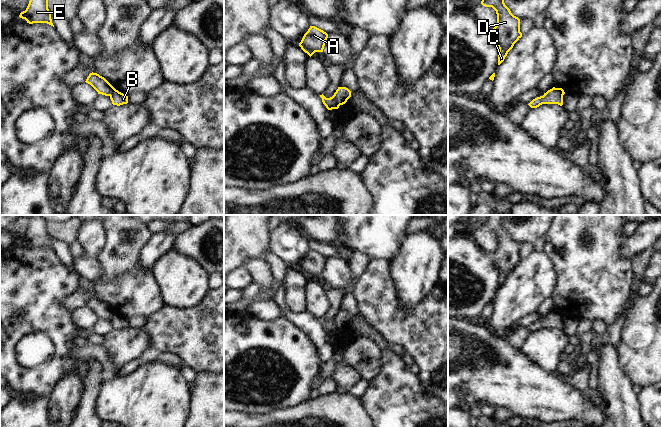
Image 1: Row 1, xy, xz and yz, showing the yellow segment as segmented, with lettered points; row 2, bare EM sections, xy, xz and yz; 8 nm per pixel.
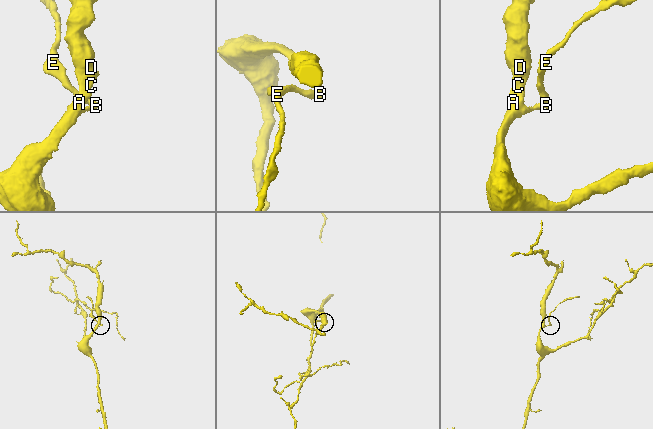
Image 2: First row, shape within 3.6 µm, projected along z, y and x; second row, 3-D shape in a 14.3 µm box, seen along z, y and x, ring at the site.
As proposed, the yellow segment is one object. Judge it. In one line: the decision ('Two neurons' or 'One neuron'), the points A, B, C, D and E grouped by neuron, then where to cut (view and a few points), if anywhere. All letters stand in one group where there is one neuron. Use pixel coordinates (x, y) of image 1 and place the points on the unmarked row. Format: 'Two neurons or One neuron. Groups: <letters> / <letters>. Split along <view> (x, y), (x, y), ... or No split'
Two neurons. Groups: A B C D / E. Split along xz (333, 319), (339, 329).

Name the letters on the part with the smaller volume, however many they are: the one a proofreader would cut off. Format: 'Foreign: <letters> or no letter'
Foreign: E

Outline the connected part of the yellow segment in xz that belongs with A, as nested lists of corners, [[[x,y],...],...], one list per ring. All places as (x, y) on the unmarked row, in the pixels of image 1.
[[[310,250],[299,270],[311,281],[315,276],[323,276],[327,262],[328,258],[326,256],[315,250]]]

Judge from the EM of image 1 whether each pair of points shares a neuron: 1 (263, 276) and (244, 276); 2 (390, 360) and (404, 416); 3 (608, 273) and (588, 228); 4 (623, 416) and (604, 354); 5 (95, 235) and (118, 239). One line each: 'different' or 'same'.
1: different
2: same
3: same
4: same
5: different

